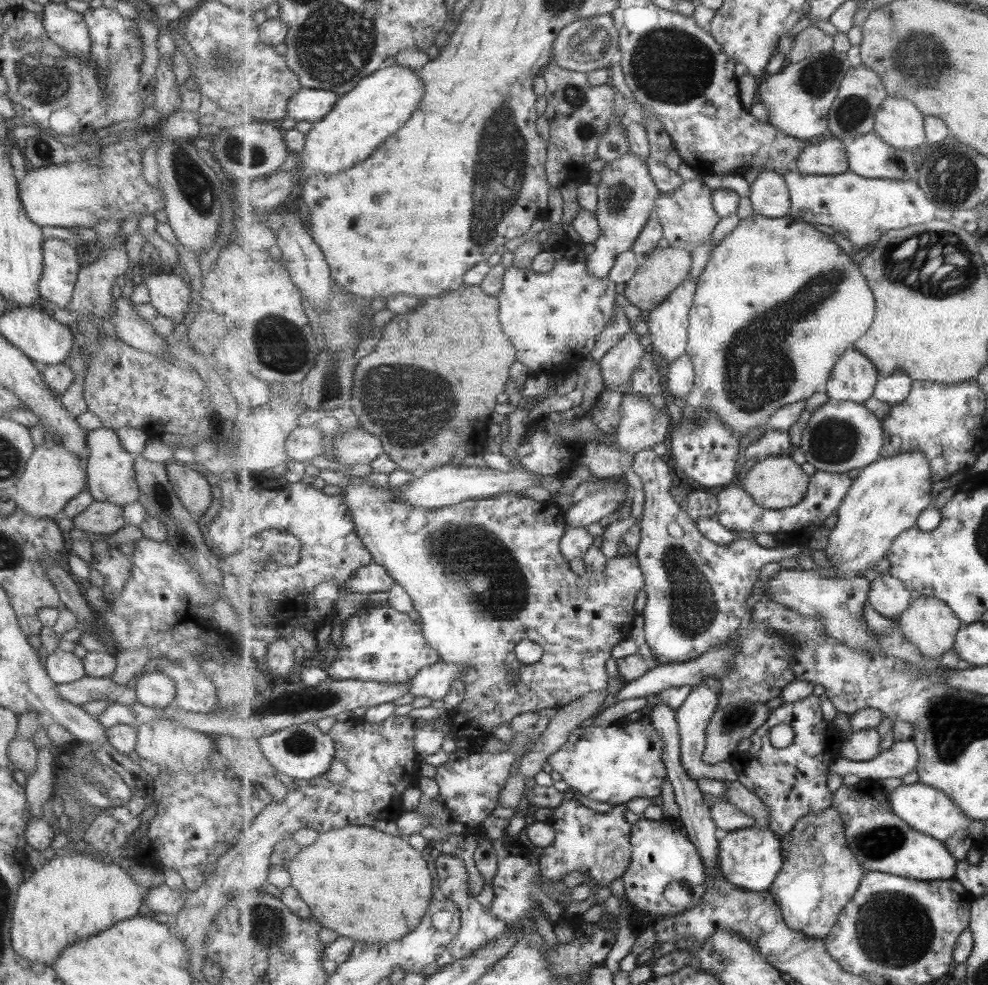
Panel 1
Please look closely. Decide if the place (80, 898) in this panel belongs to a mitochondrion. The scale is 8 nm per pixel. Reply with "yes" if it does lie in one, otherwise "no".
no

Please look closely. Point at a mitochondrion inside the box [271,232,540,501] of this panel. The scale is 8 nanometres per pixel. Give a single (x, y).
(425, 412)

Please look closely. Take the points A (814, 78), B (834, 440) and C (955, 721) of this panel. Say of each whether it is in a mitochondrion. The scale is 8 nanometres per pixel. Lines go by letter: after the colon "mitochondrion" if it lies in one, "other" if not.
A: mitochondrion
B: mitochondrion
C: mitochondrion

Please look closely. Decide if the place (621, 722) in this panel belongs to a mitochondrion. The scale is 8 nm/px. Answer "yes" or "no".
no

